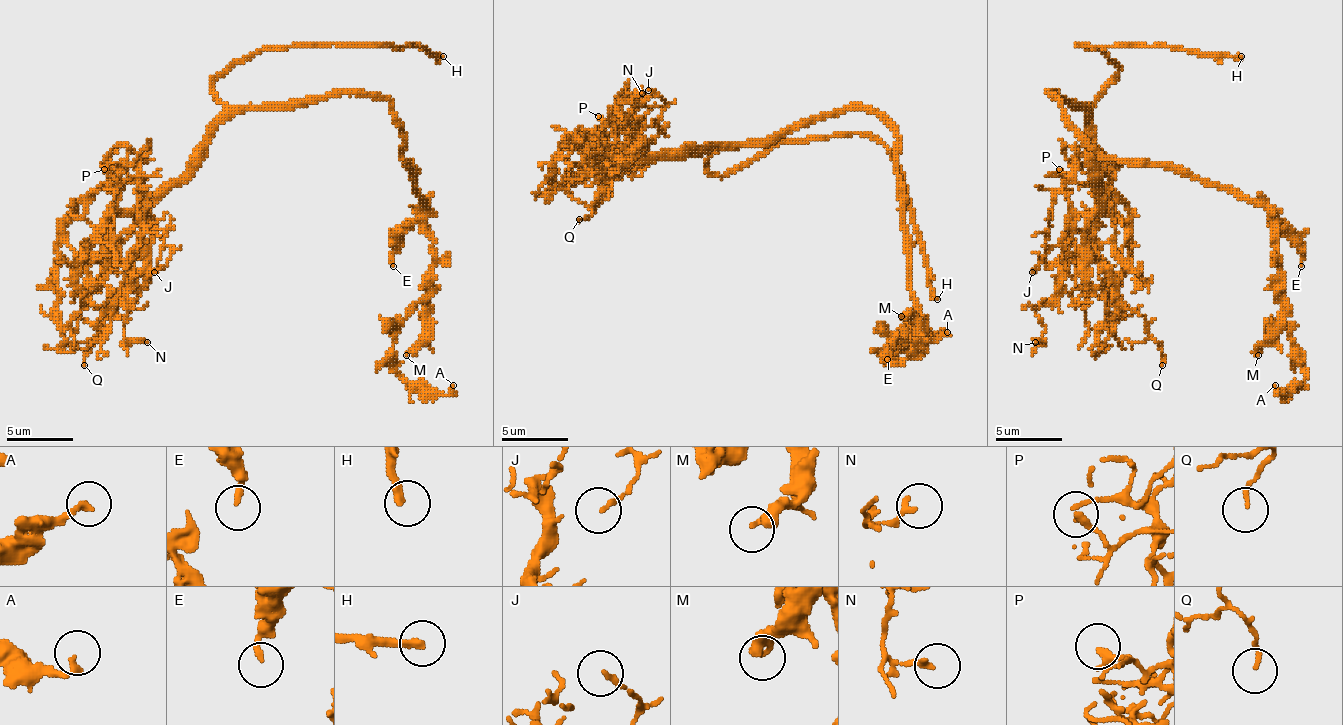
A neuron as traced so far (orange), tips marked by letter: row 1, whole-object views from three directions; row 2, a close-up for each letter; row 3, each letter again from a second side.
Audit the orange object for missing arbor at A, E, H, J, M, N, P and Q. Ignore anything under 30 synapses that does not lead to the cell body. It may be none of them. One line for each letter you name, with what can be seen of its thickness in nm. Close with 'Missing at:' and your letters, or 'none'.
H: calibre 280 nm
Missing at: H

